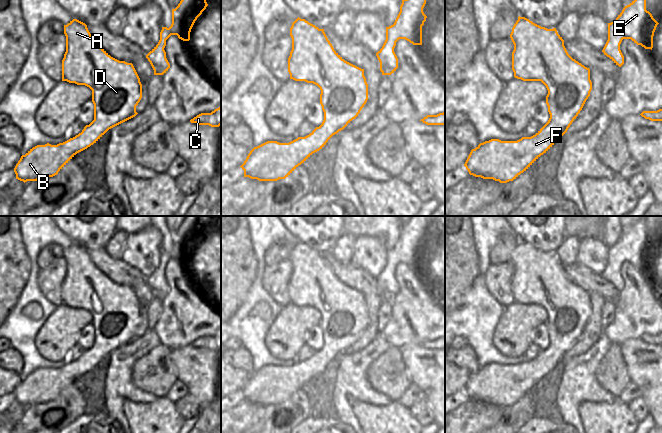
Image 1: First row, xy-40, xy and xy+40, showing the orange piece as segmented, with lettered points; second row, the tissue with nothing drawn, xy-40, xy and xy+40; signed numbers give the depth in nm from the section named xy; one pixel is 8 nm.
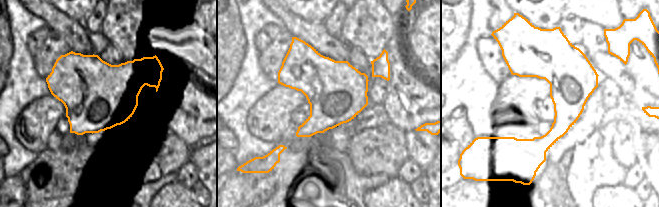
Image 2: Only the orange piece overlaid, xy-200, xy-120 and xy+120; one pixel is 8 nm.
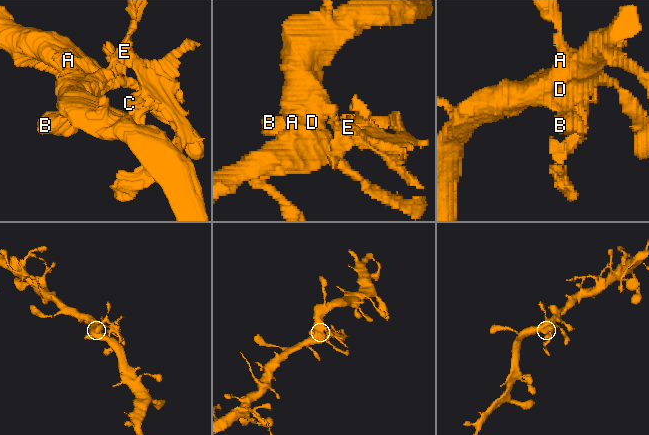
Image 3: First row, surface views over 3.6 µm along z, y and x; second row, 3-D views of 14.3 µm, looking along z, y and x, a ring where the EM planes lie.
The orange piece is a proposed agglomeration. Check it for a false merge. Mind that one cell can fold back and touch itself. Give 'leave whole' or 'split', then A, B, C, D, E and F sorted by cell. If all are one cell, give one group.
leave whole | A B C D E F

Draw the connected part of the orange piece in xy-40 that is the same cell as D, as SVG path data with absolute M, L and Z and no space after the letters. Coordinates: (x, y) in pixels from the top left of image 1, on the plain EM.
M73 243L64 249L66 276L62 284L62 305L85 309L92 314L94 344L81 357L69 364L51 369L37 369L22 379L14 392L16 403L37 405L58 396L79 376L96 367L109 353L135 341L136 330L142 322L142 308L132 287L111 281L91 260L87 249Z

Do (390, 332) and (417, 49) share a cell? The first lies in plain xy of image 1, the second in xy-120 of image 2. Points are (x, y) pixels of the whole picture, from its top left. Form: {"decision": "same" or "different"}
{"decision": "different"}

